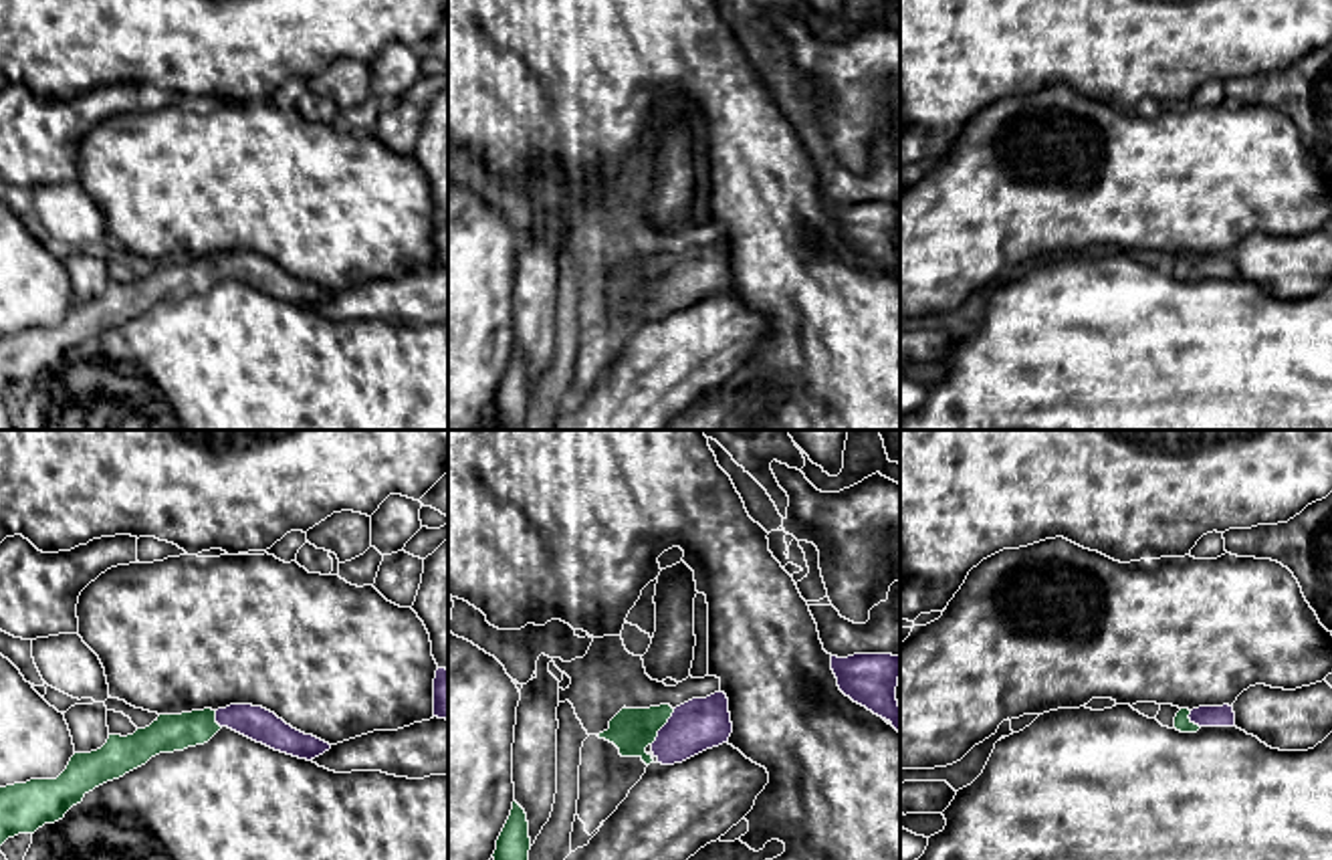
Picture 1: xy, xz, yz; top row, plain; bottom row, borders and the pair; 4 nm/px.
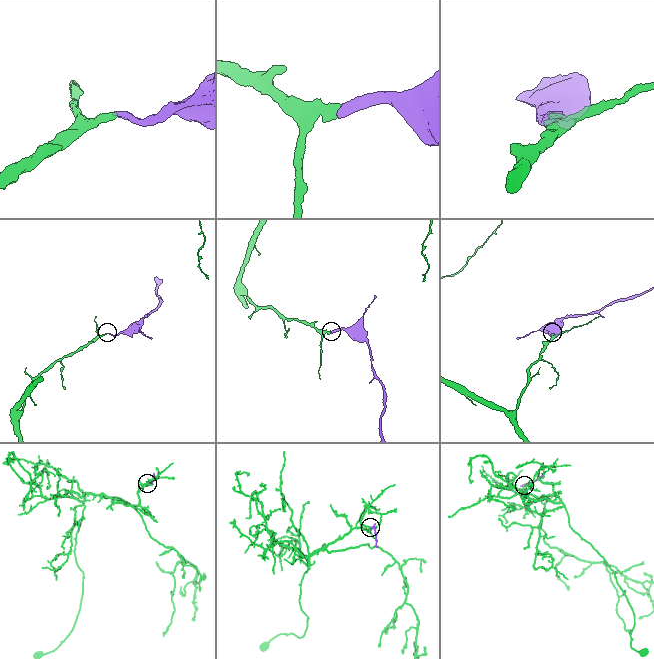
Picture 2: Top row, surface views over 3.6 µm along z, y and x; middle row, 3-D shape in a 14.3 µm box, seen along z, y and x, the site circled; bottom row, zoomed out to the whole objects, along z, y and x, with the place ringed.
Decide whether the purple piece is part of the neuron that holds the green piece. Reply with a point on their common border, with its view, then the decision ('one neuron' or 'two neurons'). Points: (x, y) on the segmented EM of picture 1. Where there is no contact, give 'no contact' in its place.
meets green in xz at (662, 725); one neuron

